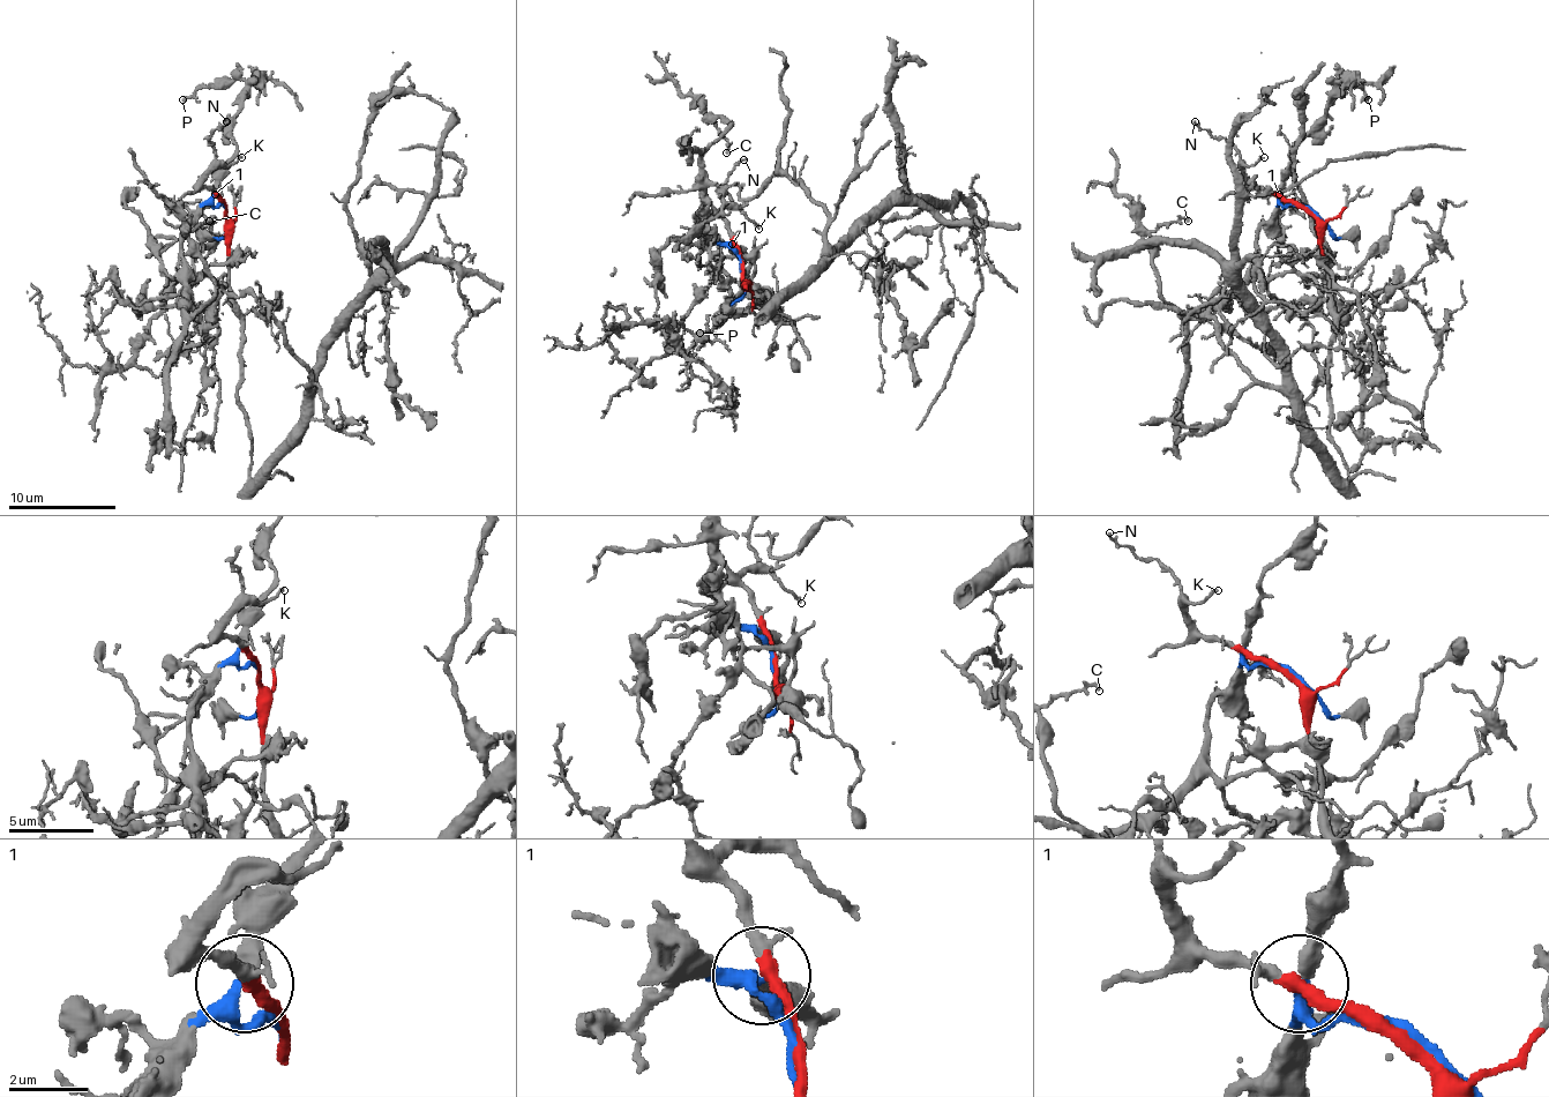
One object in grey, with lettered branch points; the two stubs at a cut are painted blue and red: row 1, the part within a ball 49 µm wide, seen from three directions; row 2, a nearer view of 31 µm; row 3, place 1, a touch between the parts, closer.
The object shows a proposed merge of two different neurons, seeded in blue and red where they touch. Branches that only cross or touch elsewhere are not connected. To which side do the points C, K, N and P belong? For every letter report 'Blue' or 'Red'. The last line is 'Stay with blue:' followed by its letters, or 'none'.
C: Blue
K: Red
N: Red
P: Blue
Stay with blue: C, P

